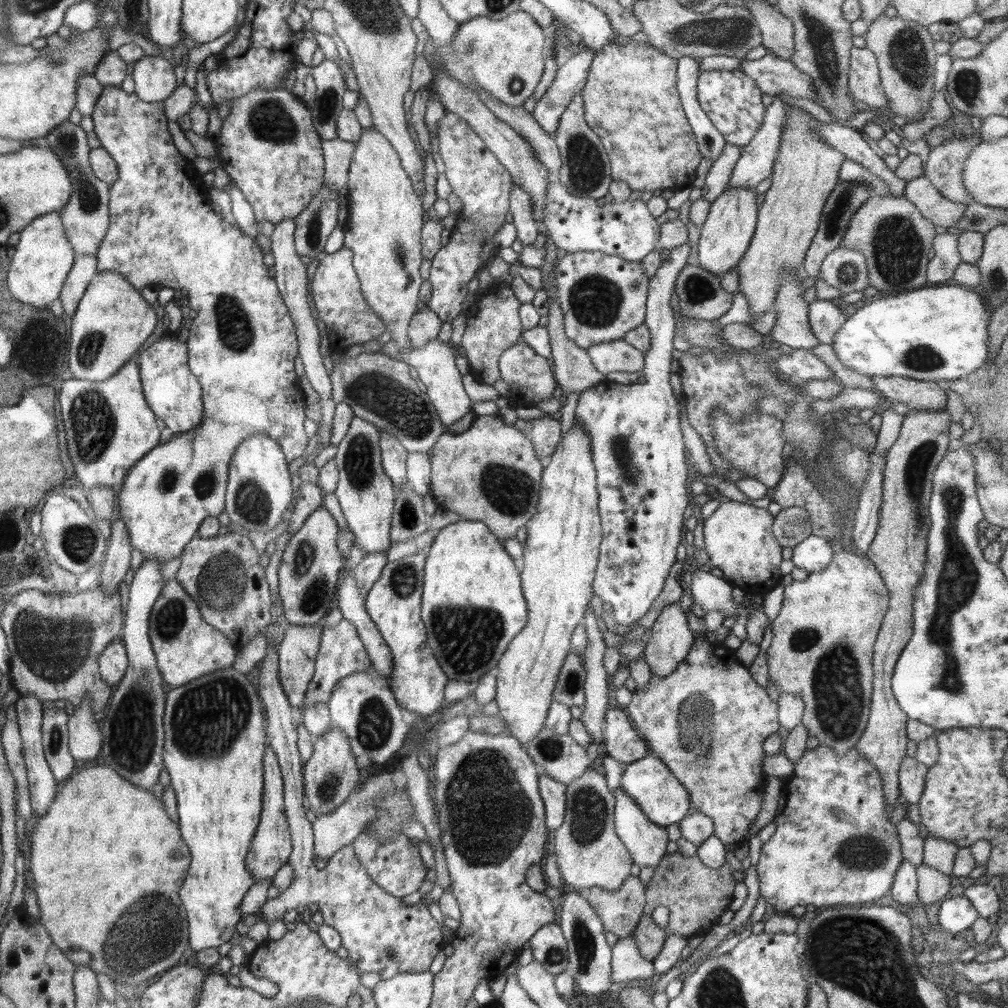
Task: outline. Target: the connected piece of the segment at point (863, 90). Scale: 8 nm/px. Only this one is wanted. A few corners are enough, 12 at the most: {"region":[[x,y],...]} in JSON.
{"region":[[850,51],[849,93],[878,110],[889,100],[875,54]]}

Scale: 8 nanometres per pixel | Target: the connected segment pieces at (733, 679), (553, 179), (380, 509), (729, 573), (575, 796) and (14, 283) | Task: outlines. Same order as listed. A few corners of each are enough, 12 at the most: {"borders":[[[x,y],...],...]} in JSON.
{"borders":[[[696,642],[626,710],[734,850],[763,803],[778,704]],[[548,172],[542,224],[567,253],[640,263],[659,245],[641,199],[574,197]],[[354,415],[334,494],[366,554],[388,550],[396,488],[377,427]],[[761,506],[702,519],[712,567],[745,594],[781,584],[783,546]],[[591,767],[567,785],[554,854],[567,888],[616,892],[633,864]],[[59,212],[20,232],[6,286],[44,309],[60,297],[75,252]]]}

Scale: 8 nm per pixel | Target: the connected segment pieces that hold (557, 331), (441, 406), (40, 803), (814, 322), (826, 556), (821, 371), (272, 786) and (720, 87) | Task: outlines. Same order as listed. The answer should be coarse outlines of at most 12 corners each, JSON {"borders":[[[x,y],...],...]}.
{"borders":[[[549,296],[546,326],[557,393],[600,384],[605,375],[565,335],[563,312]],[[433,338],[400,356],[380,352],[414,366],[445,428],[471,411],[456,356]],[[15,703],[31,807],[46,814],[60,786],[46,764],[42,703]],[[838,301],[808,304],[812,332],[822,344],[833,344],[846,320]],[[815,534],[793,548],[796,568],[824,570],[834,542]],[[809,349],[776,359],[794,379],[829,379],[833,370]],[[265,746],[262,810],[246,868],[273,878],[292,852],[276,753]],[[740,69],[700,70],[697,97],[728,144],[762,124],[761,90]]]}

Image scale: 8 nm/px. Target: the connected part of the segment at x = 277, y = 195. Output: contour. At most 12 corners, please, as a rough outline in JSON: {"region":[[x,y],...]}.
{"region":[[282,88],[233,98],[213,139],[258,224],[322,189],[321,138]]}

